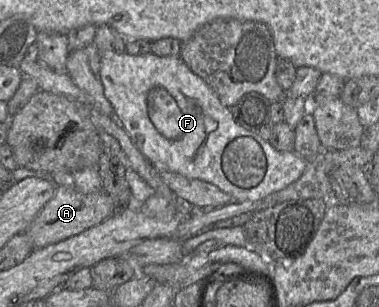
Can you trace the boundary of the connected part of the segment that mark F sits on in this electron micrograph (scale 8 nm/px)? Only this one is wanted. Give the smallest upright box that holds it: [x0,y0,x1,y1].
[100,53,307,201]

